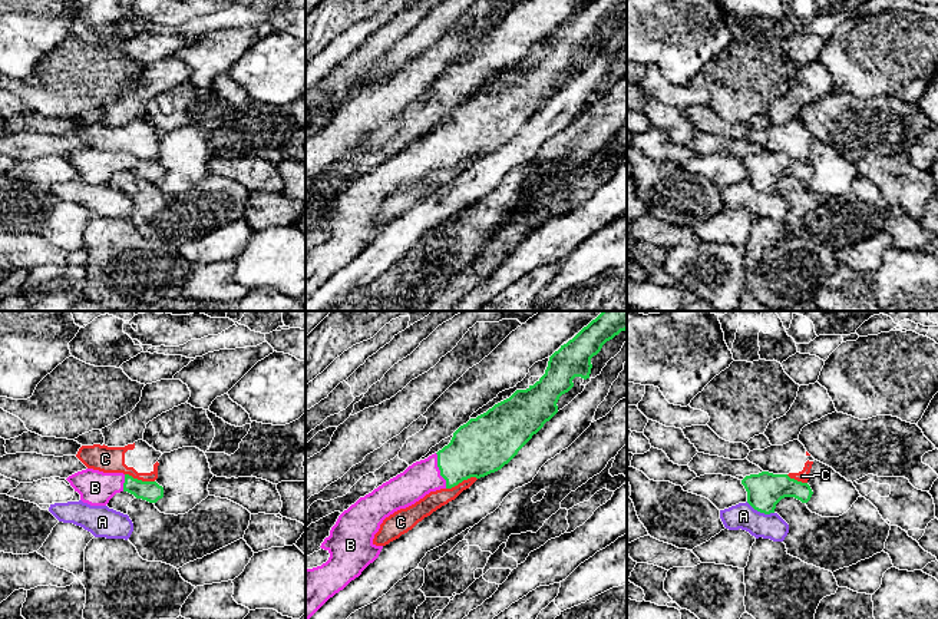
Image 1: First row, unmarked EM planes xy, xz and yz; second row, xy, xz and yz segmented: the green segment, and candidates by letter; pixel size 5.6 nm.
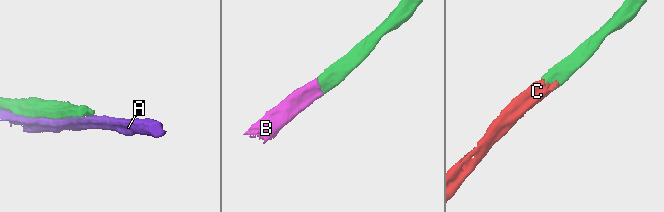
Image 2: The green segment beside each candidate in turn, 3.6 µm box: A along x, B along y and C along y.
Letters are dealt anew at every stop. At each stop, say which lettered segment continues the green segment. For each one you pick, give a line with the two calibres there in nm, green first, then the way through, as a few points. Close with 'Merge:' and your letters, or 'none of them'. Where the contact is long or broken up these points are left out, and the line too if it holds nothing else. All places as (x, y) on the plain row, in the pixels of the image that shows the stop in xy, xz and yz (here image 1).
B: Thickness 300 nm (green) against 190 nm. Path across: xz (478, 126), (446, 148), (439, 148), (422, 156)
Merge: B

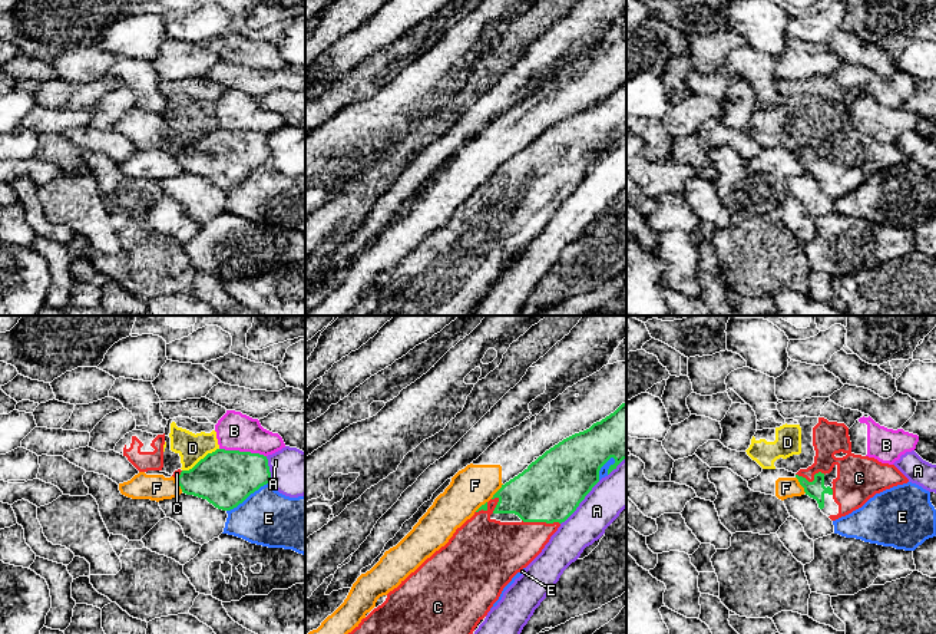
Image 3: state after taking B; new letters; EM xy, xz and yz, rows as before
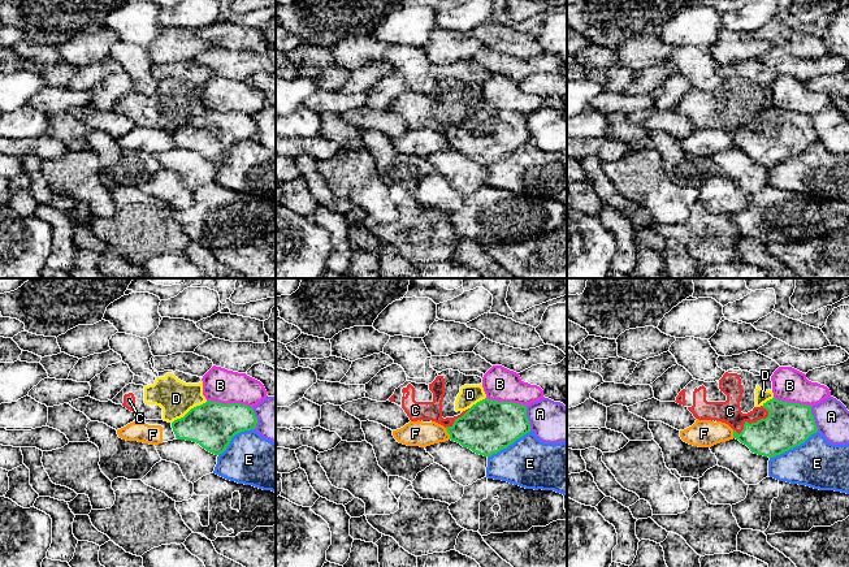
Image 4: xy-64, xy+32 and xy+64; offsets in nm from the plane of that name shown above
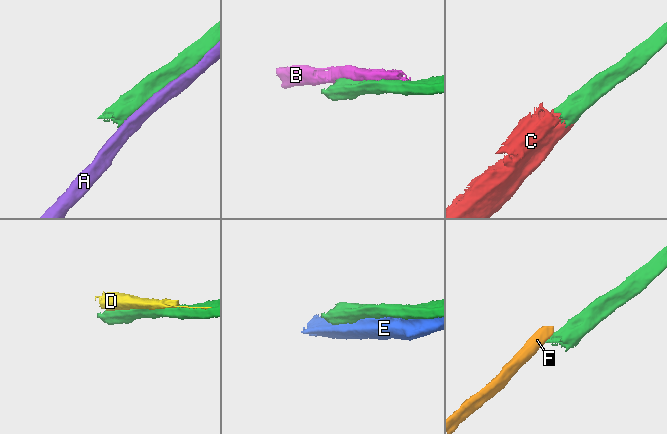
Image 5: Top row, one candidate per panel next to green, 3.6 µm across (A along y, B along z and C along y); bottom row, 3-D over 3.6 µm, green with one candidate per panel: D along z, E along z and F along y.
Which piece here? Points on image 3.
C: Thickness 360 nm (green) against 300 nm
Merge: C

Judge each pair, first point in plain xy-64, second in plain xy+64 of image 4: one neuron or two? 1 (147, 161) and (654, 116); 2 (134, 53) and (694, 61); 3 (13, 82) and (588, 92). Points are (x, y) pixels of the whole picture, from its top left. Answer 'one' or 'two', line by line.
1: two
2: one
3: one

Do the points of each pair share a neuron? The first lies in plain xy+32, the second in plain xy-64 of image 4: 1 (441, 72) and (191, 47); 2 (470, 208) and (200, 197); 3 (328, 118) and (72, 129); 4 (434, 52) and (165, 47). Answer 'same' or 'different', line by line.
1: different
2: same
3: same
4: same

